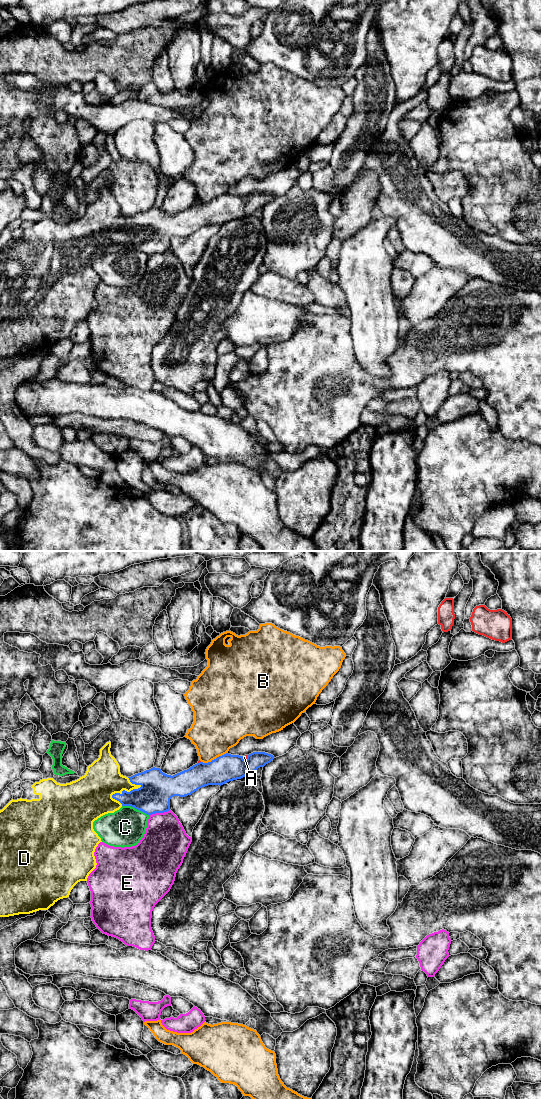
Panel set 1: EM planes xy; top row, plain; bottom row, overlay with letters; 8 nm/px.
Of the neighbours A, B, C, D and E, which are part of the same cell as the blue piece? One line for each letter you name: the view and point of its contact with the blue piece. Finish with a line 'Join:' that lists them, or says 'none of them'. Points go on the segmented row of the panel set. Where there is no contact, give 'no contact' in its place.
D: meets blue in xy at (125, 791)
Join: D

